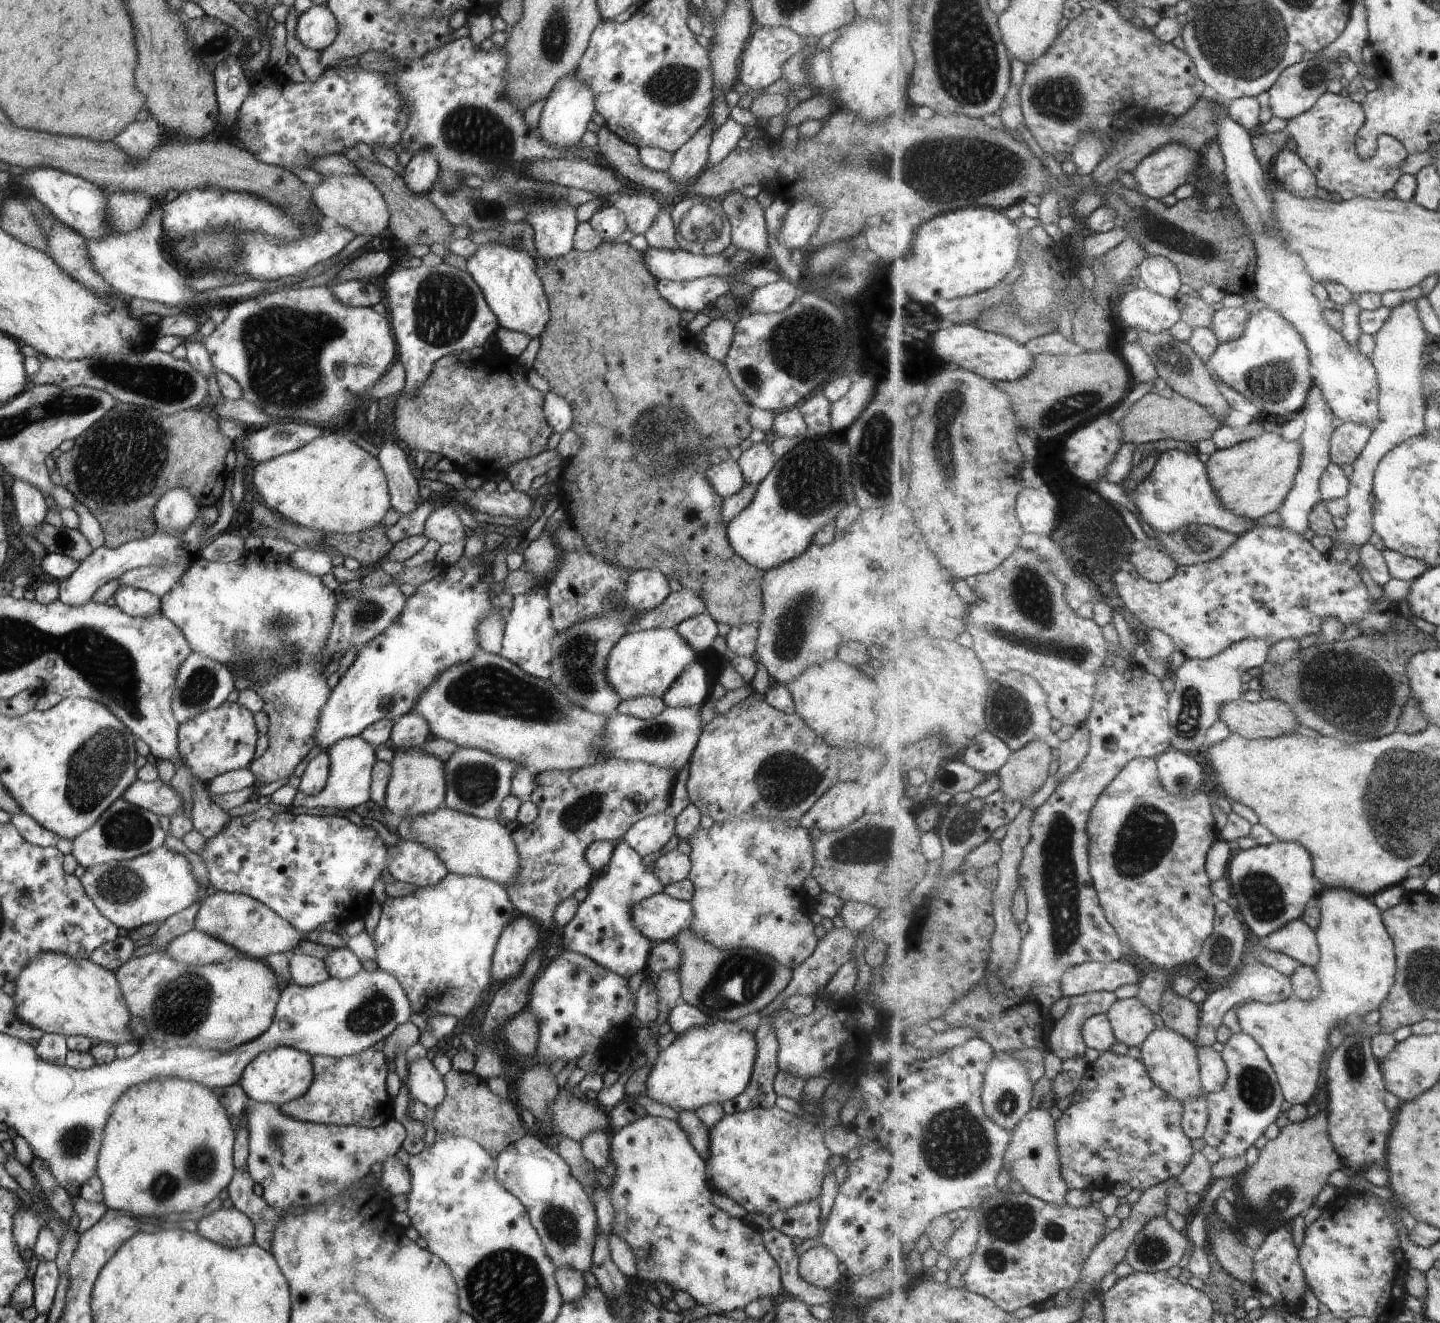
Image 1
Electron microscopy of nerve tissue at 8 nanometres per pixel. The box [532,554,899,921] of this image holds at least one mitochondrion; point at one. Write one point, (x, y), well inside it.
(785, 781)

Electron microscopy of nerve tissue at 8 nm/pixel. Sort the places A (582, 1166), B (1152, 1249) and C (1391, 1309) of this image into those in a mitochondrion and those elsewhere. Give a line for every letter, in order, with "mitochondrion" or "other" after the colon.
A: mitochondrion
B: mitochondrion
C: other

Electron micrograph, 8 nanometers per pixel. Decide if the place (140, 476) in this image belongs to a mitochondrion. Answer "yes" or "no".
yes

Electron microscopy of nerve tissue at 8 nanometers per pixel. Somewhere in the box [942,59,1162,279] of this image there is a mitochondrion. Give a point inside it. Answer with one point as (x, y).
(1059, 98)

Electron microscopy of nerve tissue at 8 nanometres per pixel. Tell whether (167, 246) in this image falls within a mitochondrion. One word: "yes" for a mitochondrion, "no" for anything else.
no

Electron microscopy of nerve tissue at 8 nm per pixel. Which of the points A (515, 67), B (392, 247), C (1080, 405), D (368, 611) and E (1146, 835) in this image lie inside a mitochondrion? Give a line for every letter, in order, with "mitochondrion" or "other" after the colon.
A: other
B: other
C: mitochondrion
D: mitochondrion
E: mitochondrion

